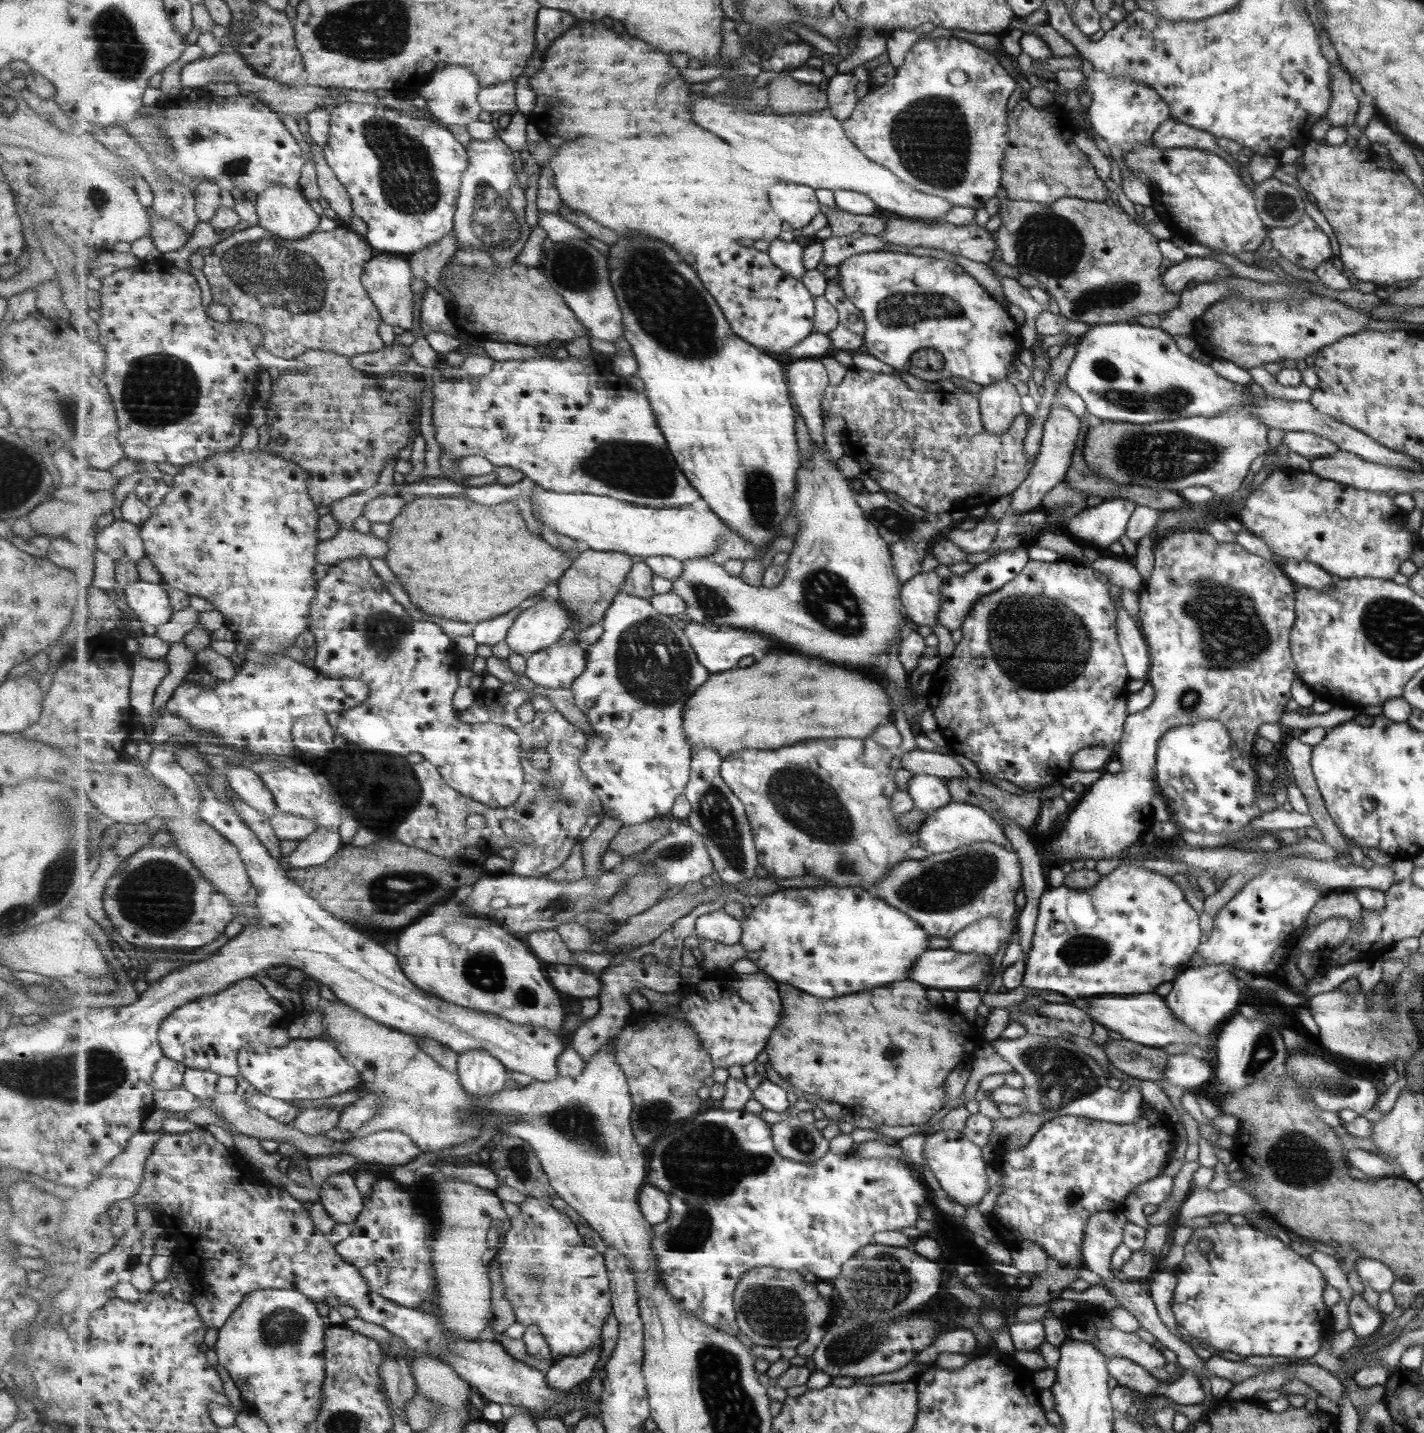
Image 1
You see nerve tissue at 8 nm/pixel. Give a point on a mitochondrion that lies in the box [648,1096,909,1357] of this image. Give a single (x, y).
(731, 1165)

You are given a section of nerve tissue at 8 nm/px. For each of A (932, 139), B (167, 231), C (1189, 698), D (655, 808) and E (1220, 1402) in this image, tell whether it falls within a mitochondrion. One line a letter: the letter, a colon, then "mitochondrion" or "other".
A: mitochondrion
B: other
C: mitochondrion
D: other
E: other

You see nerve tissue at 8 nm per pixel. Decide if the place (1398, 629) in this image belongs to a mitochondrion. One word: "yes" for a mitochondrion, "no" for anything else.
yes

